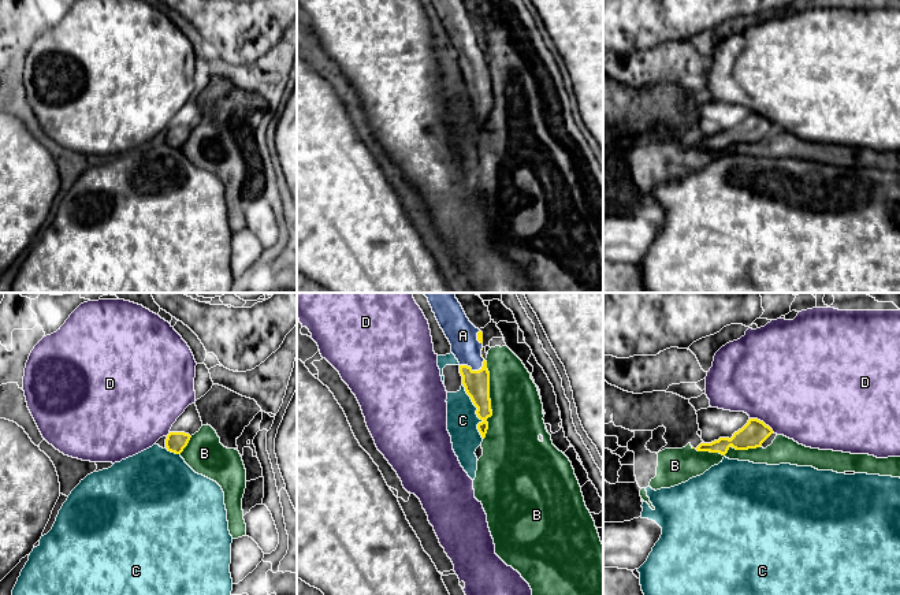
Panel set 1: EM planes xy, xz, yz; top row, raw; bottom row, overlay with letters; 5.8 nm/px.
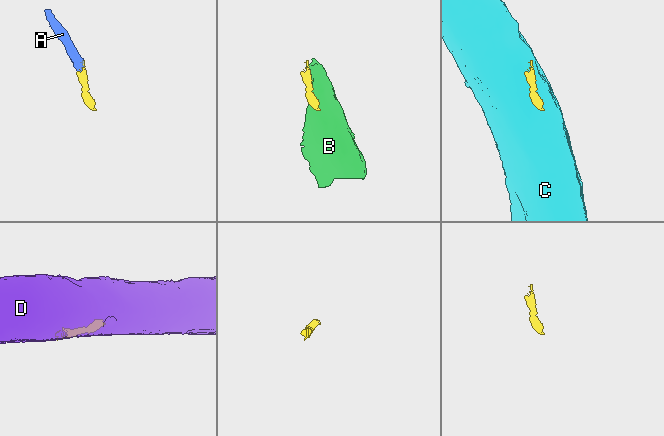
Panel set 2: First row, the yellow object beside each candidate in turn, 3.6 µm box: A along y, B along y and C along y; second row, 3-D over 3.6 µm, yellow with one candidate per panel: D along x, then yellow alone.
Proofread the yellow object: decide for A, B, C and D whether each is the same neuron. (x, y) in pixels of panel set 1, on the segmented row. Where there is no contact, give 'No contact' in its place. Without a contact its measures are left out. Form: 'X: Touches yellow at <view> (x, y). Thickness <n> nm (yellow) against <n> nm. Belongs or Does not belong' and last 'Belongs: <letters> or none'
A: Touches yellow at xz (473, 371). Thickness 150 nm (yellow) against 180 nm. Belongs
B: Touches yellow at xz (490, 400). Thickness 150 nm (yellow) against 300 nm. Does not belong
C: Touches yellow at xz (476, 411). Thickness 150 nm (yellow) against 180 nm. Does not belong
D: Touches yellow at yz (762, 421). Thickness 150 nm (yellow) against 500 nm. Does not belong
Belongs: A

